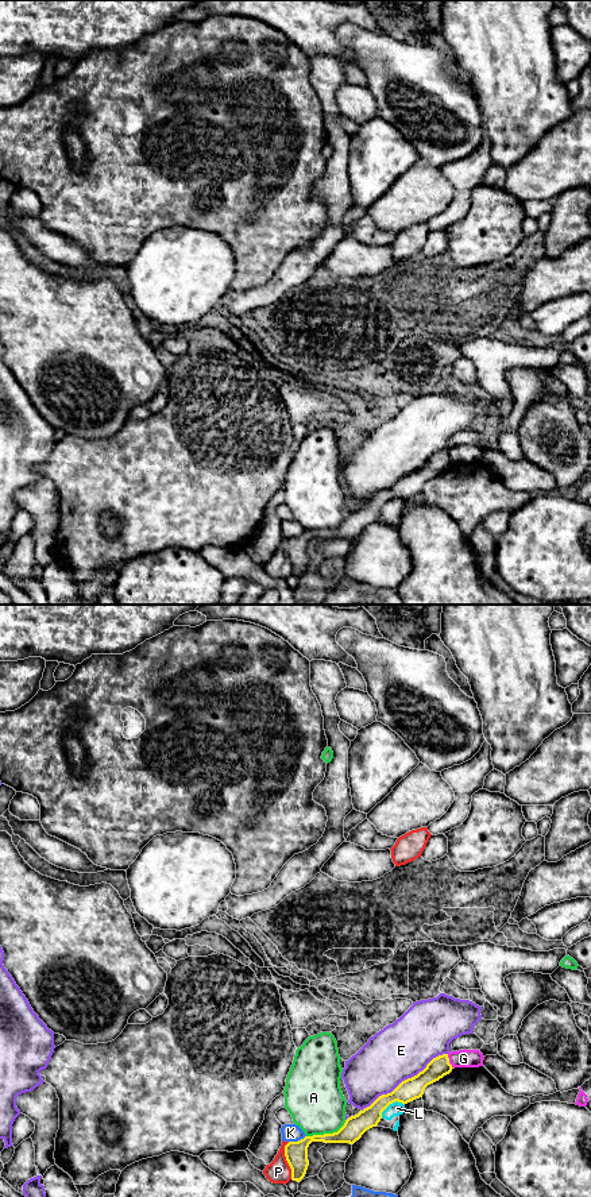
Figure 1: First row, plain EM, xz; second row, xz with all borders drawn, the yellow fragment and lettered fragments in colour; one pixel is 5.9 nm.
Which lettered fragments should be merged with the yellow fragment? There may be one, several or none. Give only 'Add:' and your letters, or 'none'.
Add: none

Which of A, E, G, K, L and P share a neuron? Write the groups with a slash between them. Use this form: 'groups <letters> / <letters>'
groups A / E / G / K / L / P

